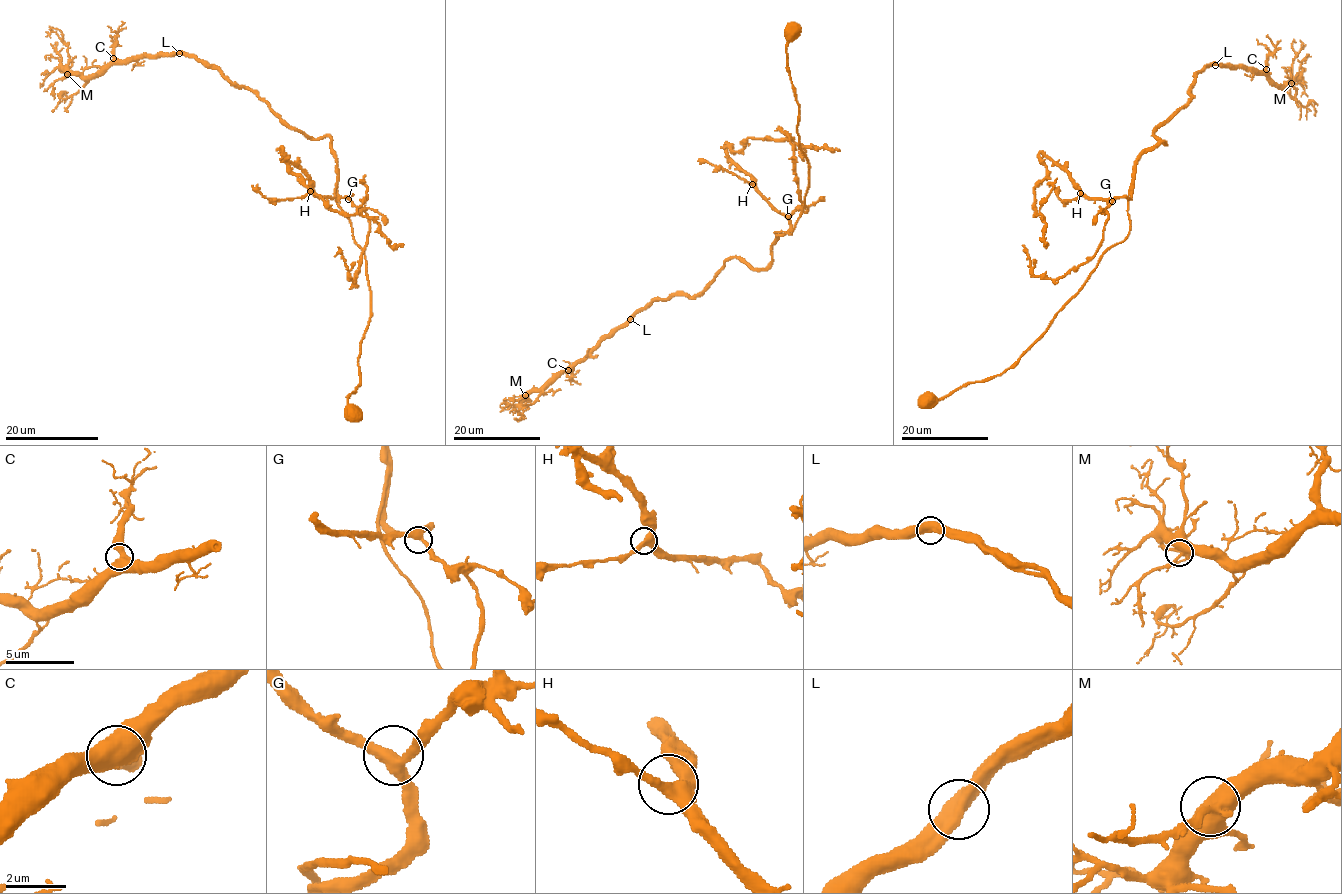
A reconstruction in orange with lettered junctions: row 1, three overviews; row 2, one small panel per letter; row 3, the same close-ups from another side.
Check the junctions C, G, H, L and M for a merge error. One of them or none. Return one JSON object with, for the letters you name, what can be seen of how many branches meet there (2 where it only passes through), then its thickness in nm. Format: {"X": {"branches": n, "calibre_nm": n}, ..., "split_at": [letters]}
{"split_at": []}

